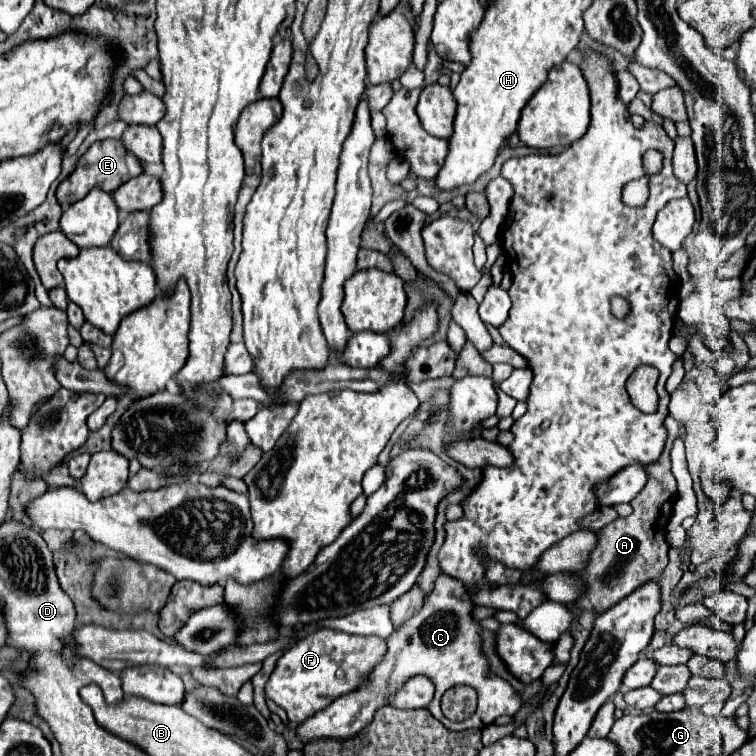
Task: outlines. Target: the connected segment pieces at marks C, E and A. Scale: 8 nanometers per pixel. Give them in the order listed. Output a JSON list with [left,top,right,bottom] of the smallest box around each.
[[299,574,521,742],[57,140,143,208],[577,416,685,612]]

